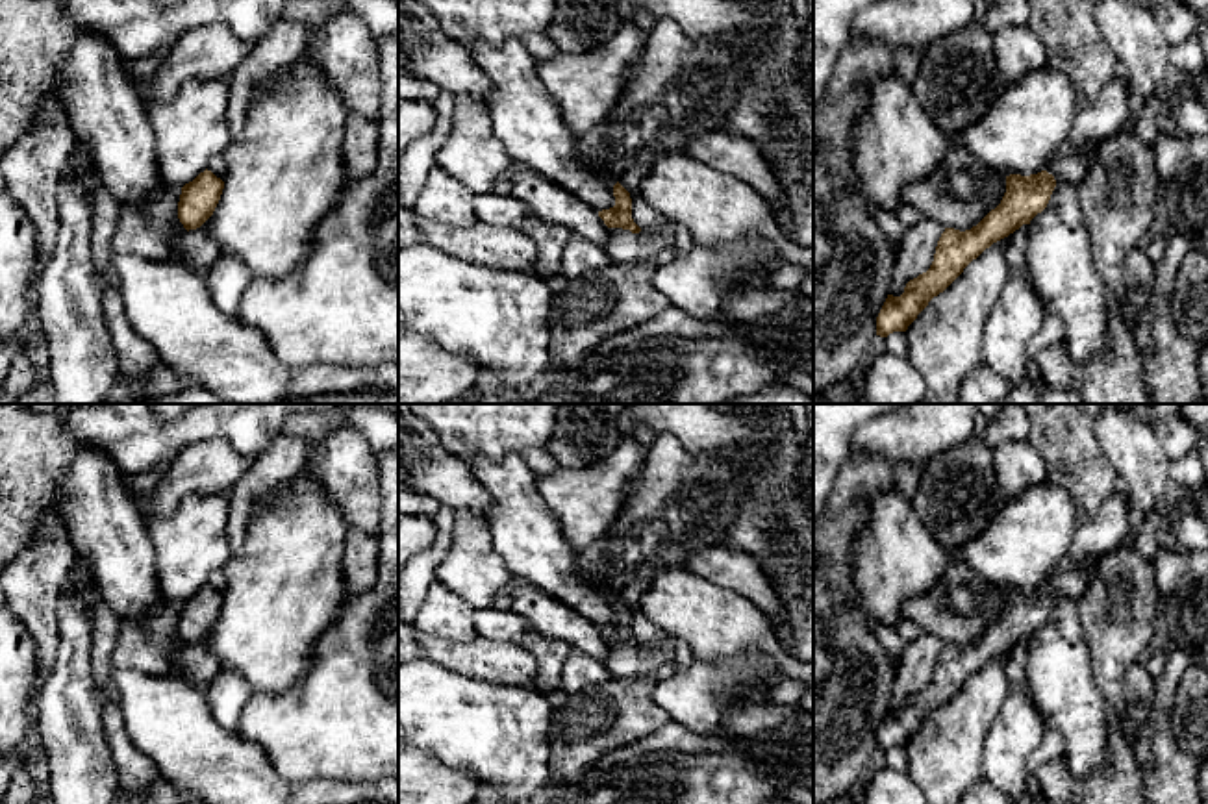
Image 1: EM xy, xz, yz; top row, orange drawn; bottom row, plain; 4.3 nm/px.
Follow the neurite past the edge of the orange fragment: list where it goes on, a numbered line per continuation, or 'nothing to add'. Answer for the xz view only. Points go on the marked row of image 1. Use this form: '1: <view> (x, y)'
1: xz (623, 247)

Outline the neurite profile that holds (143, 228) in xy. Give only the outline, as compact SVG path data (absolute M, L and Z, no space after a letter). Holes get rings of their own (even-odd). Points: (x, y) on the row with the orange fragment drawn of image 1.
M163 185L146 202L124 204L111 235L111 248L152 261L170 258L170 228L178 219L180 195L182 187Z

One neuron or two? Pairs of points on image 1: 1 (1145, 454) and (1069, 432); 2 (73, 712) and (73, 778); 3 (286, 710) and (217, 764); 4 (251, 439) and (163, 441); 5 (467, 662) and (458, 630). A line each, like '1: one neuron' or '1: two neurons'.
1: two neurons
2: one neuron
3: two neurons
4: one neuron
5: two neurons

